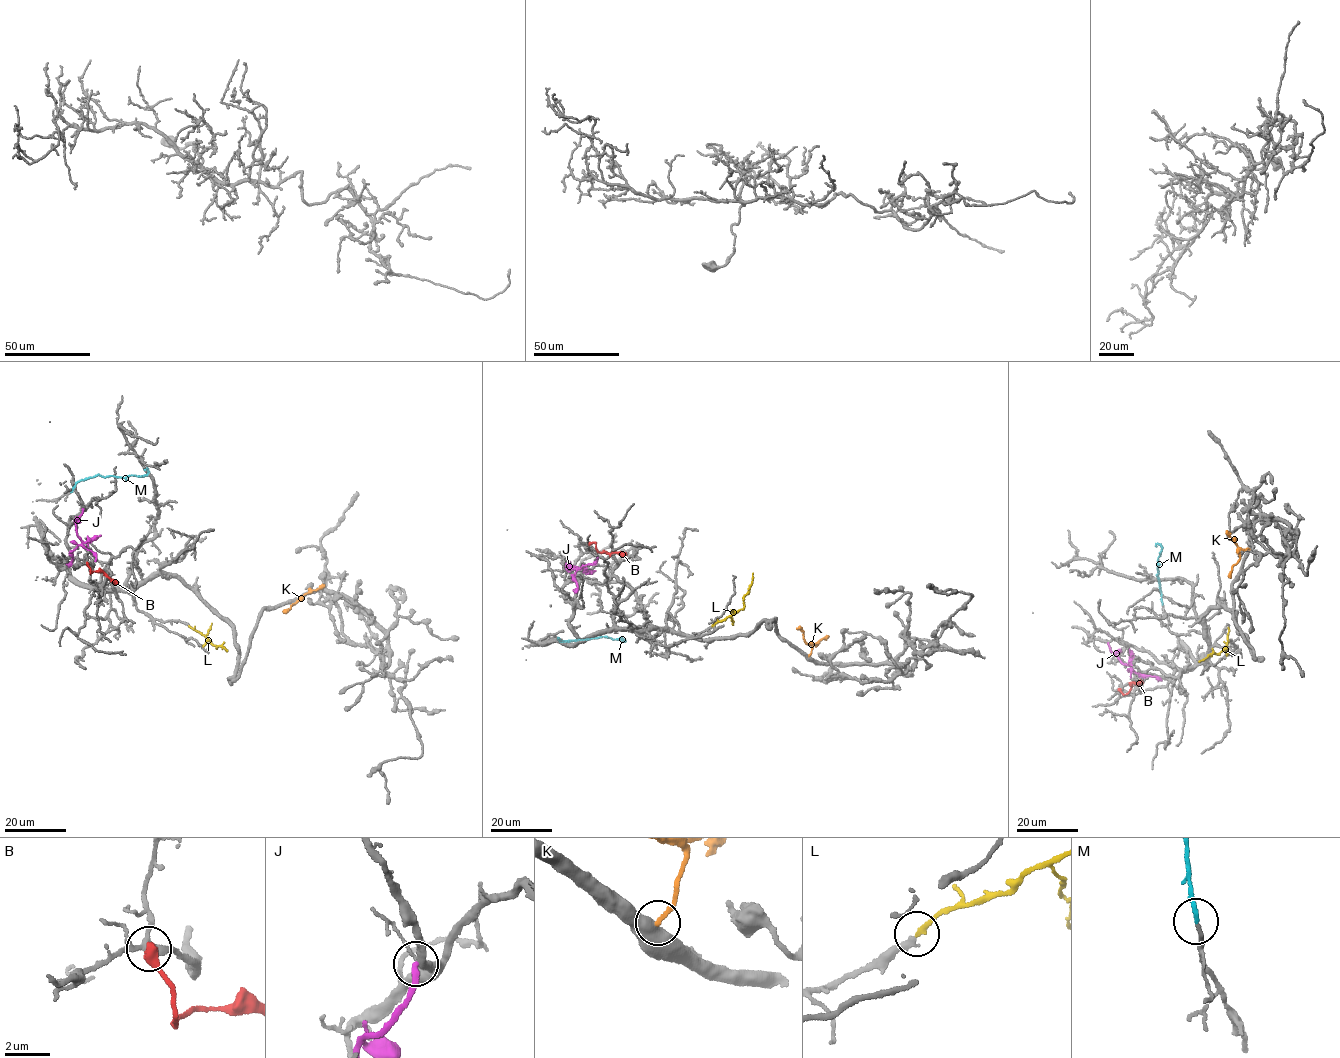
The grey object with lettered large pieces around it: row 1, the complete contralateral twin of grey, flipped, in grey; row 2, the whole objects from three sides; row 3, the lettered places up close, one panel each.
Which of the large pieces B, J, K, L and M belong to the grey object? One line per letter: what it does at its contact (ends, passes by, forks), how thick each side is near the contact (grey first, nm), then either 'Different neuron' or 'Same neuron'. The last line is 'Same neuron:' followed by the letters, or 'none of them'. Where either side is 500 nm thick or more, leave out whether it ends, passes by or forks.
B: Thickness 300 nm (grey) against 550 nm. Different neuron
J: It ends there. Thickness 280 nm (grey) against 280 nm. Different neuron
K: Thickness 550 nm (grey) against 170 nm. Different neuron
L: It ends there. Thickness 280 nm (grey) against 200 nm. Same neuron
M: It ends there. Thickness 180 nm (grey) against 200 nm. Same neuron
Same neuron: L, M

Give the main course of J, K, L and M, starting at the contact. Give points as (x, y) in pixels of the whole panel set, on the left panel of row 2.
J: (83, 508), (75, 521), (82, 542), (73, 550), (68, 567)
K: (297, 601), (282, 611)
L: (189, 626), (216, 647), (227, 651)
M: (70, 492), (81, 480), (98, 475), (143, 476), (148, 470), (143, 469)

